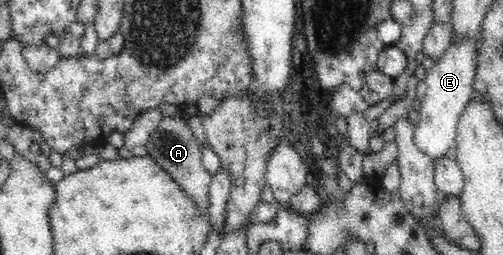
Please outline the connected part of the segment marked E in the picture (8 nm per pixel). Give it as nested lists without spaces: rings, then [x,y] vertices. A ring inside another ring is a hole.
[[[478,38],[462,40],[459,44],[451,39],[448,51],[437,61],[435,66],[427,70],[424,82],[427,85],[426,95],[421,99],[418,110],[419,121],[415,123],[415,145],[428,157],[445,156],[448,149],[455,146],[458,120],[472,100],[473,80],[477,73],[477,57],[479,57]]]

